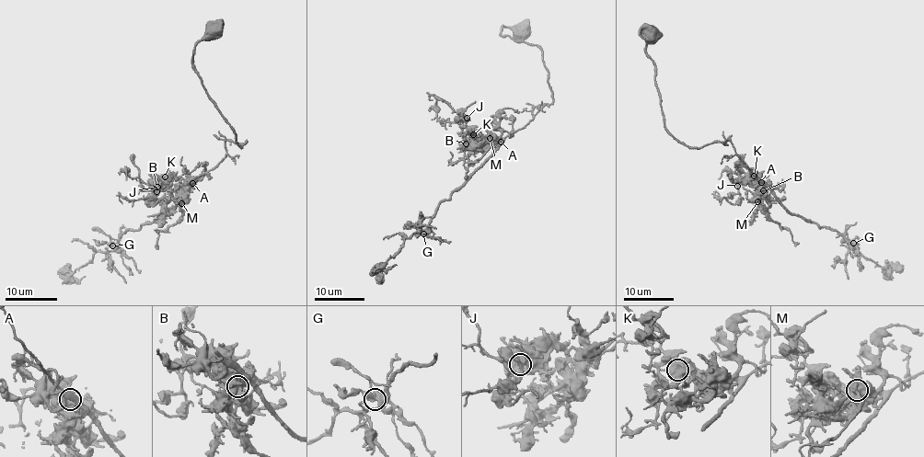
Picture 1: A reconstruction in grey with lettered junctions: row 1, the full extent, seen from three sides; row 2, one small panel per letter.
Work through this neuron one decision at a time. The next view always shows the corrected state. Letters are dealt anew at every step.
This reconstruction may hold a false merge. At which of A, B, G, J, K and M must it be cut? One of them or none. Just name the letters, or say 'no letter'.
K

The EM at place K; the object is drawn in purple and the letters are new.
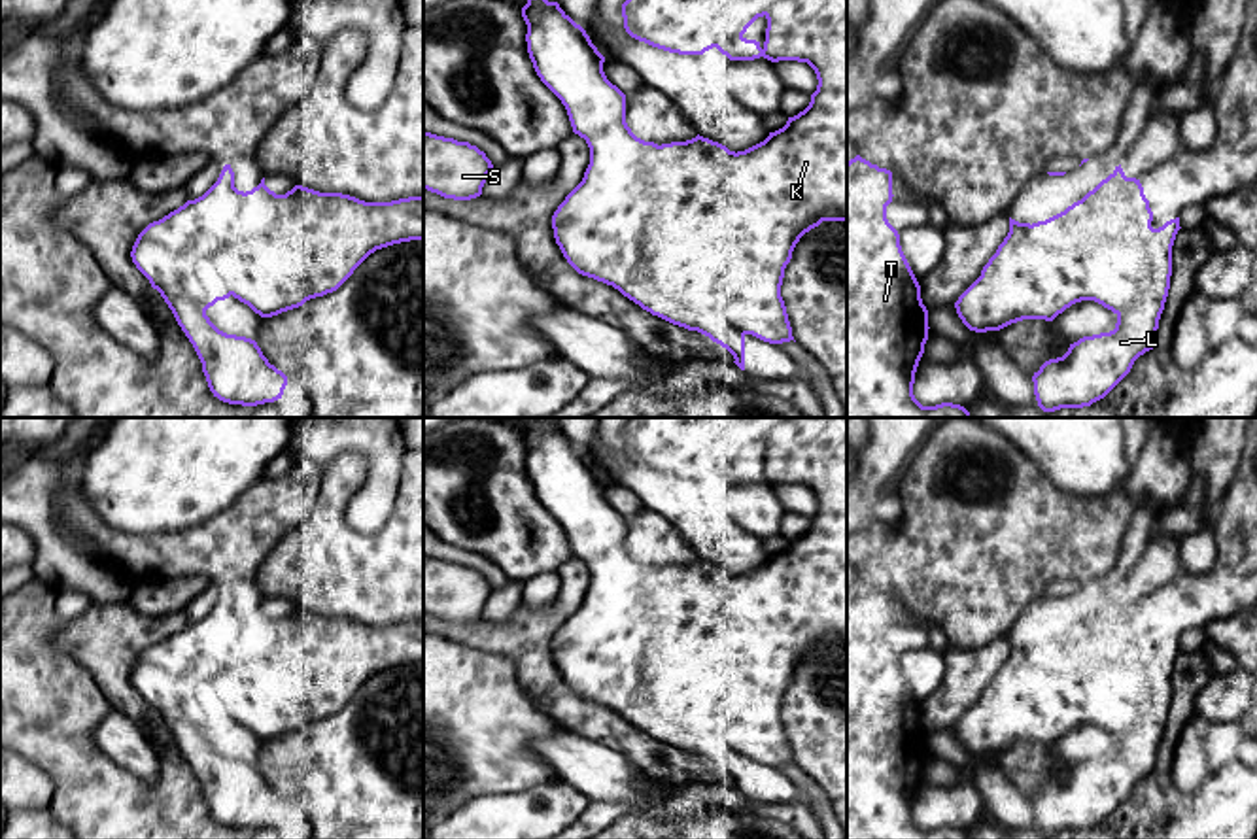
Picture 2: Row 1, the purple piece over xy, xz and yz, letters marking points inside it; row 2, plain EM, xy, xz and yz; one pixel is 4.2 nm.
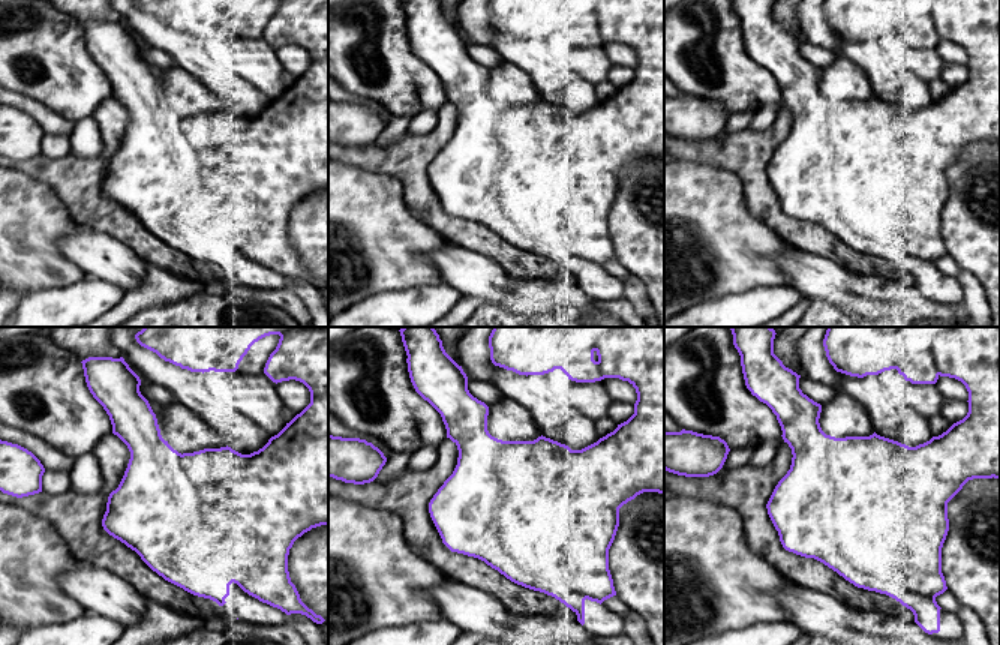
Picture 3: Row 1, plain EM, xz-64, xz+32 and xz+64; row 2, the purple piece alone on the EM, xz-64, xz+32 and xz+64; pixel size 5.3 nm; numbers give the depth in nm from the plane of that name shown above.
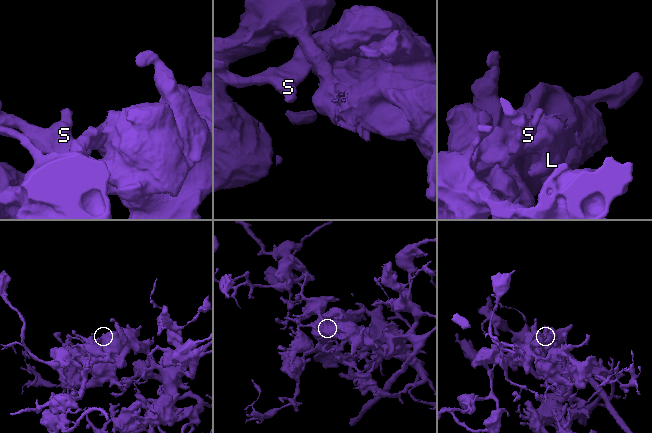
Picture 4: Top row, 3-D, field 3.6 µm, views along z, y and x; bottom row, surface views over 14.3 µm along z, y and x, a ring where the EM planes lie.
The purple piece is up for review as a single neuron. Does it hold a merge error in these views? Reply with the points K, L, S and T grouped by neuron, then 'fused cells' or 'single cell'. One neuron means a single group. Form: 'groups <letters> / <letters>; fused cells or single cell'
groups K S T / L; fused cells

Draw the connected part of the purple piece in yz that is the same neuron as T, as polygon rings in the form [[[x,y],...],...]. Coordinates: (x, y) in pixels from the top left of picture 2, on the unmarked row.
[[[860,578],[847,586],[847,839],[970,839],[960,828],[922,830],[913,818],[930,750],[921,709],[887,642],[892,620],[890,593]]]

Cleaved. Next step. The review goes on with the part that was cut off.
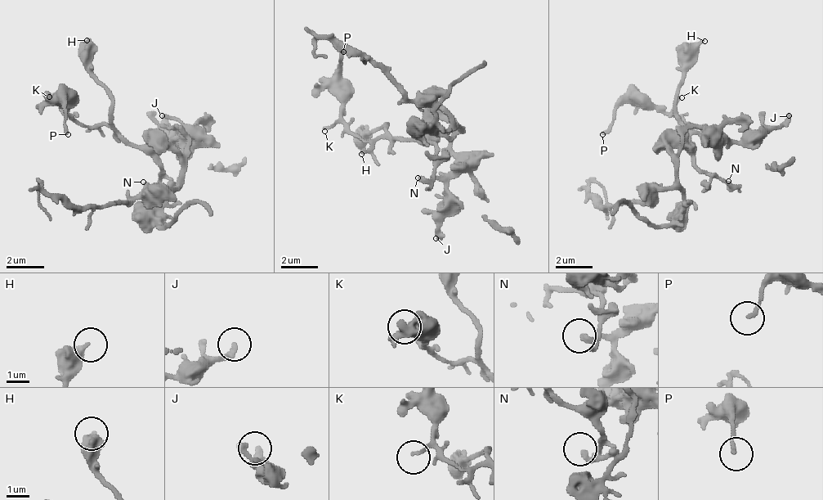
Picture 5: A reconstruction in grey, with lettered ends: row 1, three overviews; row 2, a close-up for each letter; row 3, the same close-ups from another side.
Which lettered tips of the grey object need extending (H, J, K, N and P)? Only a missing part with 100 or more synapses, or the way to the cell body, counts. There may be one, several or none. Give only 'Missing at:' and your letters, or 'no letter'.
Missing at: no letter

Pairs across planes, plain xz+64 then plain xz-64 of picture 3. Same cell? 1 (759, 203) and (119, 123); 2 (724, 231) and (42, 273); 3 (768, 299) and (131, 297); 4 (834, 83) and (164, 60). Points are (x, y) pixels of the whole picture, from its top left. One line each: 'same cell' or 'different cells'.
1: same cell
2: same cell
3: different cells
4: different cells

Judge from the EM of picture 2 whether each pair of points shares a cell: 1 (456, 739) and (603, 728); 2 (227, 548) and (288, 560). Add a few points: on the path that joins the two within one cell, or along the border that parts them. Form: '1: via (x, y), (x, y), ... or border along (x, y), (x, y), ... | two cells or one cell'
1: border along (526, 696), (560, 726) | two cells
2: border along (297, 524), (269, 552), (254, 579) | two cells

